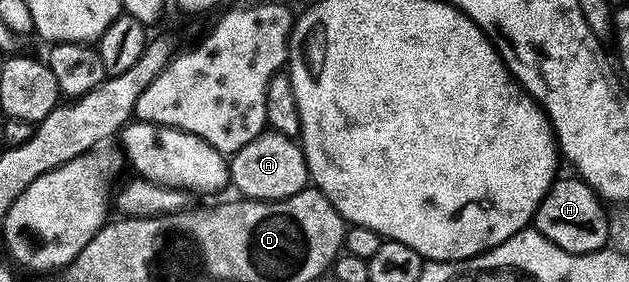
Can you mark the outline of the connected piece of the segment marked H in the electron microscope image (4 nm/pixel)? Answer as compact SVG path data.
M558 178L534 211L532 224L540 234L544 234L544 238L548 238L548 242L560 246L560 250L568 254L583 256L589 252L600 252L607 247L609 238L608 212L602 207L603 201L583 180Z

